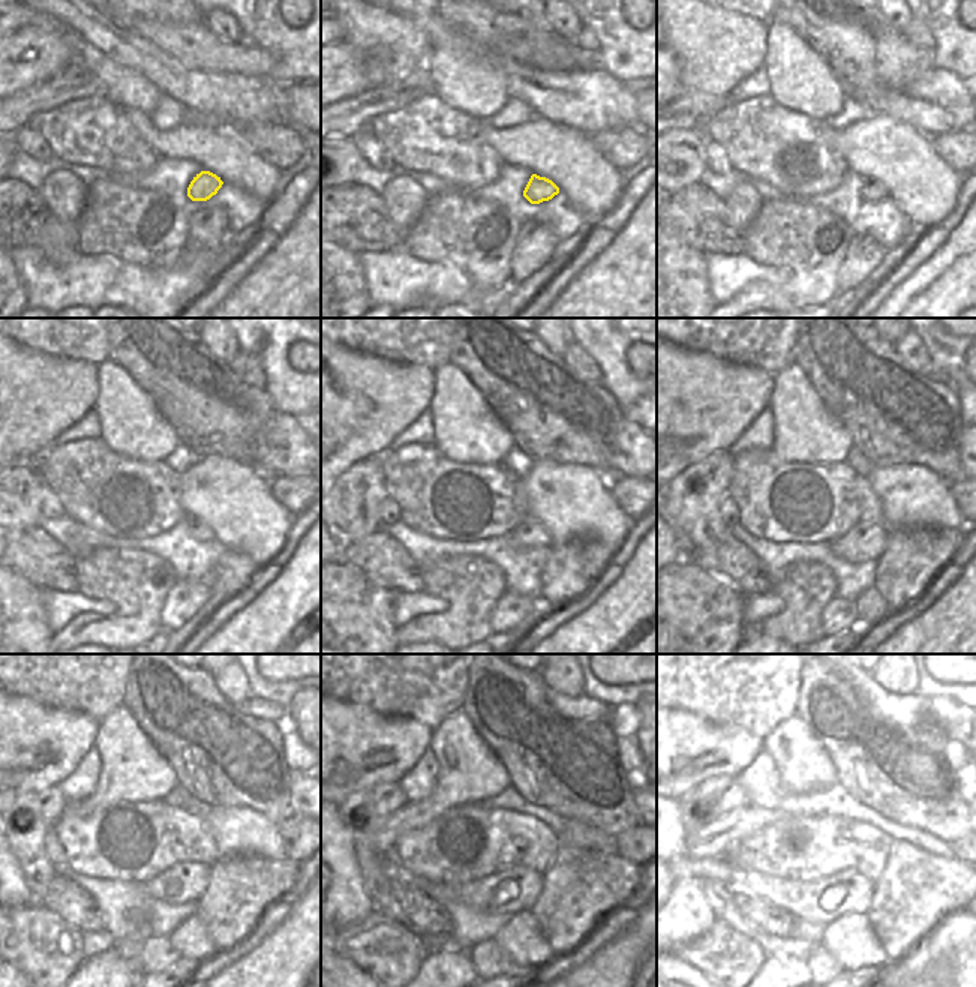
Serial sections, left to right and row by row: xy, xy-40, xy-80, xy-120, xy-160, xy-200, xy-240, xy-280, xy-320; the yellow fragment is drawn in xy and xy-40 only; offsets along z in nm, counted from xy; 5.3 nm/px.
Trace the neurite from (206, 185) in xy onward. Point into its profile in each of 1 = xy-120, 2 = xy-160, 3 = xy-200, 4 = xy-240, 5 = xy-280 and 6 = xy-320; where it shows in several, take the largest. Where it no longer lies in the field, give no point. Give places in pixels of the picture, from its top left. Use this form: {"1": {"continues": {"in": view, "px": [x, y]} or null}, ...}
{"1": {"continues": {"in": "xy-120", "px": [198, 530]}}, "2": {"continues": {"in": "xy-160", "px": [529, 533]}}, "3": {"continues": {"in": "xy-200", "px": [865, 542]}}, "4": {"continues": {"in": "xy-240", "px": [186, 882]}}, "5": {"continues": {"in": "xy-280", "px": [514, 890]}}, "6": {"continues": {"in": "xy-320", "px": [846, 893]}}}

